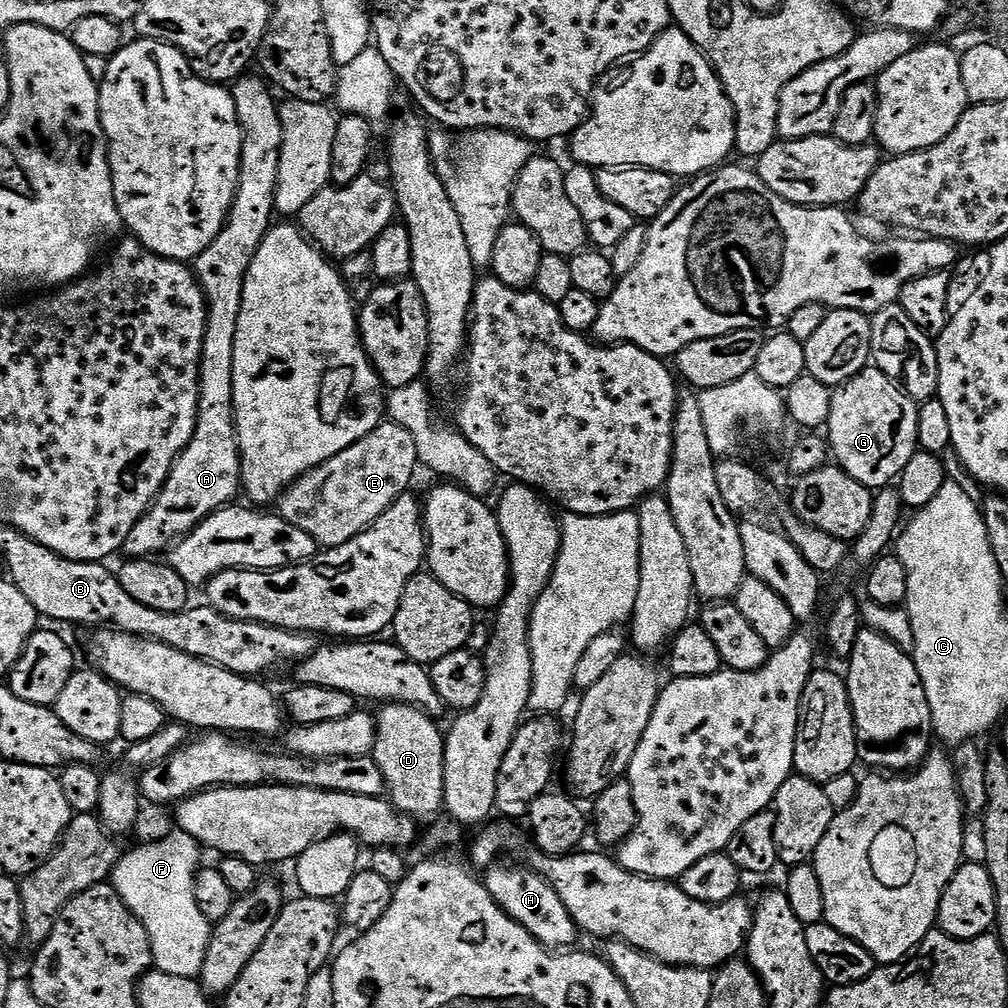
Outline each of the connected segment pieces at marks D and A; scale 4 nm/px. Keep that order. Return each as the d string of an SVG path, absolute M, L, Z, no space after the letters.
M409 704L383 705L376 716L376 741L372 759L378 762L387 799L393 808L412 822L431 821L444 807L444 738L437 721L421 708Z
M245 74L239 77L230 88L234 98L234 110L238 114L238 122L242 130L242 154L238 170L238 186L234 194L234 202L228 211L228 221L224 223L224 229L216 235L214 242L210 242L210 246L206 246L206 250L202 250L202 254L194 261L196 280L208 300L208 329L200 359L200 409L194 438L190 438L186 450L174 462L152 507L130 530L130 538L126 538L122 549L123 555L128 558L156 558L161 555L159 552L167 553L177 540L189 536L210 514L231 505L235 501L232 499L236 495L239 497L242 492L240 447L236 437L234 414L234 334L238 334L238 314L242 306L242 290L246 282L246 274L250 270L250 262L254 262L254 254L258 254L258 246L262 246L269 228L273 227L272 216L277 215L275 192L279 180L279 154L282 153L283 136L280 104L272 97L273 89L269 81L263 75L255 75Z

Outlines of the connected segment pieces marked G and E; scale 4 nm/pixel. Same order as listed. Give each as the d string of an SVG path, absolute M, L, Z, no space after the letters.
M874 366L864 368L832 393L826 439L835 463L862 486L887 488L918 451L918 404Z
M382 422L373 432L366 434L366 438L354 442L354 446L334 454L334 458L298 477L280 496L278 515L290 522L290 526L306 530L306 534L310 534L310 538L314 538L321 549L337 548L350 542L350 538L360 532L365 532L396 499L409 491L408 483L418 469L419 459L410 430L402 430L402 426L391 422Z

